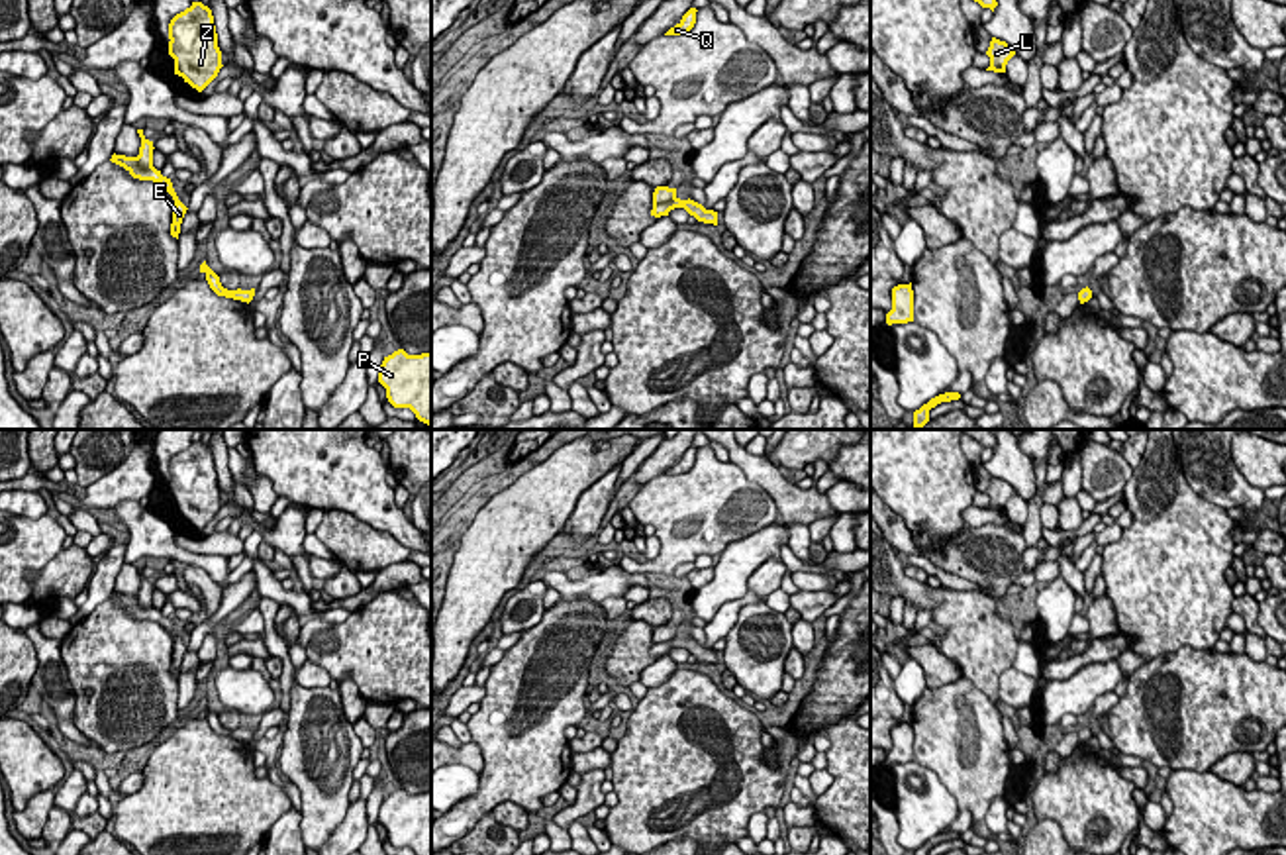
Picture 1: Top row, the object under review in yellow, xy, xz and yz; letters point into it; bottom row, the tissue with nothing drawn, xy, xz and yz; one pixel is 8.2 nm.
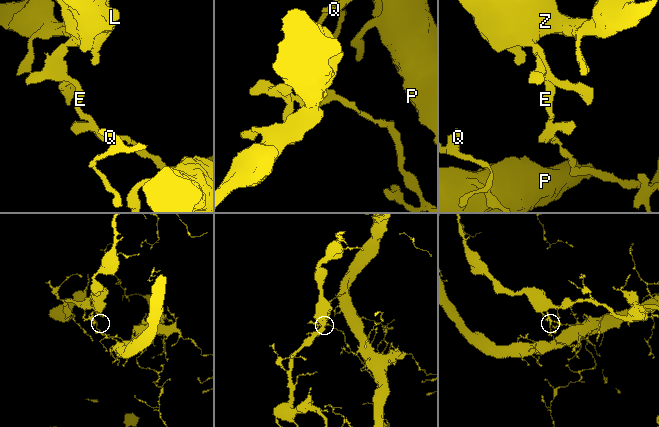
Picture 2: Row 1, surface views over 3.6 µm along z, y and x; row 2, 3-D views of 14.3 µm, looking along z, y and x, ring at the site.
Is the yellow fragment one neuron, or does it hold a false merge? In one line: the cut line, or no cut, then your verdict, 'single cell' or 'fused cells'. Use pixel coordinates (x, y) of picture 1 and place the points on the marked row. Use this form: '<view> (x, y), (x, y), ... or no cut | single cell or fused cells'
no cut | single cell

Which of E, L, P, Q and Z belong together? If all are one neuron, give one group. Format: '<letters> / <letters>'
E L P Q Z

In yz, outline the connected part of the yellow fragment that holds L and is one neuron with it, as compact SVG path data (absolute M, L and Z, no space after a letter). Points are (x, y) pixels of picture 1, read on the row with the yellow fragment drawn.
M992 37L986 55L990 57L990 67L986 71L1006 73L1006 65L1015 51L1006 41Z

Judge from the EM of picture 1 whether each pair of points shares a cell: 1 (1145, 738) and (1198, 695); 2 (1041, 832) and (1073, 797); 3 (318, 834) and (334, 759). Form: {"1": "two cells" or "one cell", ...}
{"1": "one cell", "2": "two cells", "3": "one cell"}

